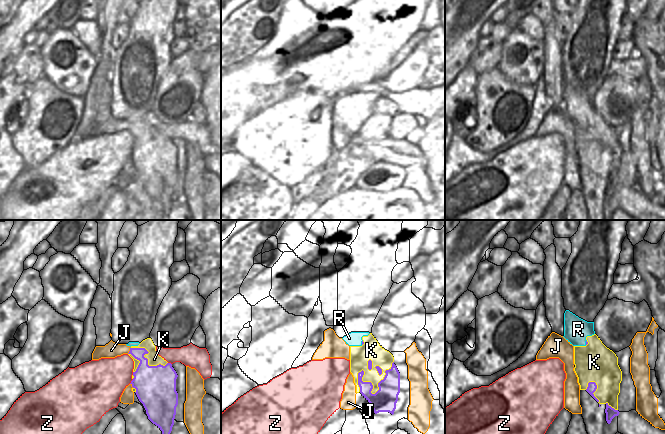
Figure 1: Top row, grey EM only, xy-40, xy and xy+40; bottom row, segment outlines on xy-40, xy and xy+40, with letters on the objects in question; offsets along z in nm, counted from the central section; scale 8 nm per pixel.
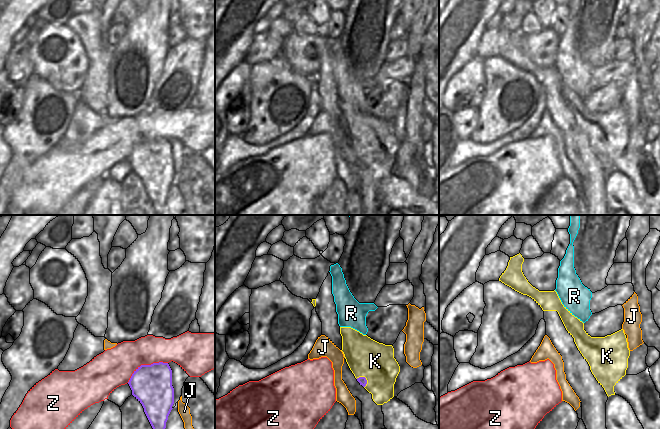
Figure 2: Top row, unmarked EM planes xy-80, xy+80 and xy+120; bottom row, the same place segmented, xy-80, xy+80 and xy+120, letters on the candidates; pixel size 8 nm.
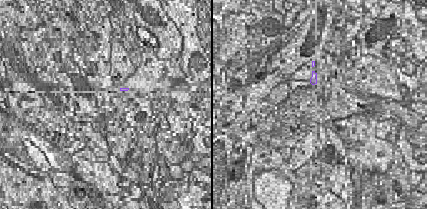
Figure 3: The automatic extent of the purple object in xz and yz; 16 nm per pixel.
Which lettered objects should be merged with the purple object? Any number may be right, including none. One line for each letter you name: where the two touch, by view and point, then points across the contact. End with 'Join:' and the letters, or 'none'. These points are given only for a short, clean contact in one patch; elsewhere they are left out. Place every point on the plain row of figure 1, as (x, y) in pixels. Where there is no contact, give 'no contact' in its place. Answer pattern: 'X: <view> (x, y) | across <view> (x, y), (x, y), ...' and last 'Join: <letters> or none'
R: xy (362, 118) | across xy (362, 117), (362, 118), (354, 114)
Join: R

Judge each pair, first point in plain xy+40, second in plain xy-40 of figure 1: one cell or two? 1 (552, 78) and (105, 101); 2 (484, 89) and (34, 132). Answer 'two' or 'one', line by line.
1: two
2: one

